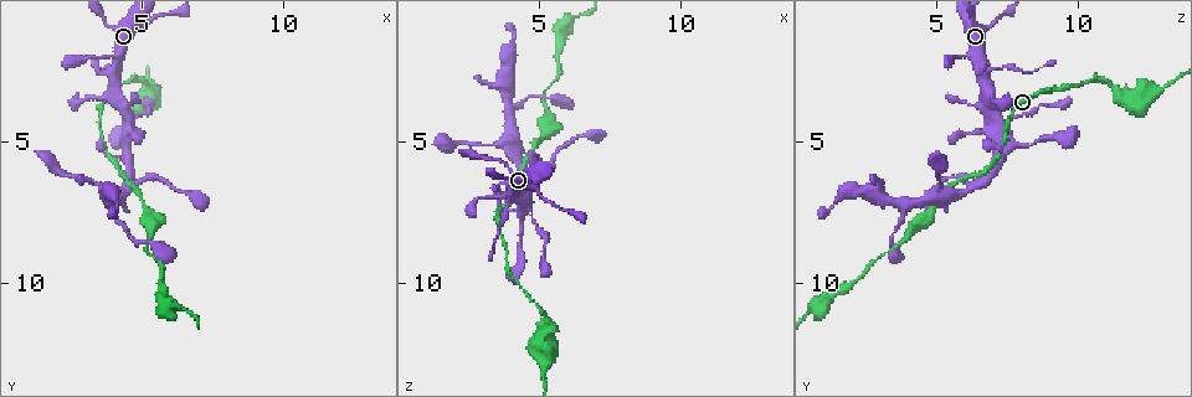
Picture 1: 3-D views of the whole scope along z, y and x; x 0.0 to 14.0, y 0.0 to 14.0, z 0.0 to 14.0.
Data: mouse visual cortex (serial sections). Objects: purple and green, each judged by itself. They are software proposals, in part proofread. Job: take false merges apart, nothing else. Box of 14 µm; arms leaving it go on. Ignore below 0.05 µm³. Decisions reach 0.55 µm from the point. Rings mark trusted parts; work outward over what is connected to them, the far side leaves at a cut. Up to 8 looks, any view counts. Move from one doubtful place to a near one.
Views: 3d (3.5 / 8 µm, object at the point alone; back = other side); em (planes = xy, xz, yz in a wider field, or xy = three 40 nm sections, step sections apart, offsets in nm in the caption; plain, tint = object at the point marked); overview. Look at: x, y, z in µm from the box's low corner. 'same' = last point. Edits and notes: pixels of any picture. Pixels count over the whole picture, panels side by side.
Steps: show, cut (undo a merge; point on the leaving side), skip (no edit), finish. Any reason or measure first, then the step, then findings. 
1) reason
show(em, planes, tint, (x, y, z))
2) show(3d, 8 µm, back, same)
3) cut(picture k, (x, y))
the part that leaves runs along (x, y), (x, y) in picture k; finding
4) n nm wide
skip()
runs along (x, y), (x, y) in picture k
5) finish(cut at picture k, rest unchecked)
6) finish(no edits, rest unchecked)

sharp bend
show(3d, 3.5 µm, back, (5.1, 0.9, 6.9))

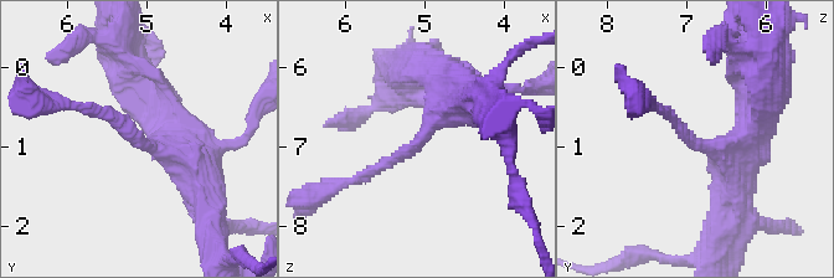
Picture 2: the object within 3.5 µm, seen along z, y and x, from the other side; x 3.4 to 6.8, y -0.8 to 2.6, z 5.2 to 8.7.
arms of 150, 450 nm
show(em, xy, step 5, tint, (5.10, 0.90, 6.90))

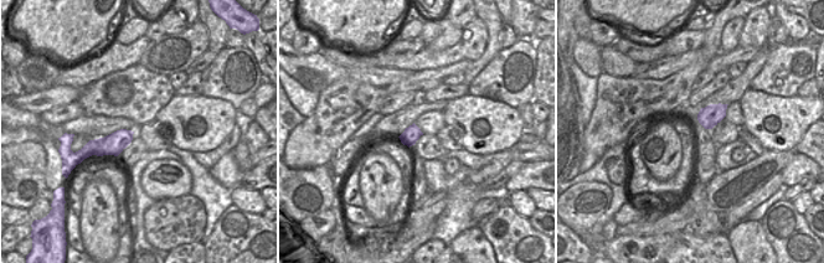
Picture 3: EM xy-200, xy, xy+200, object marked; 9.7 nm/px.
160 nm wide
cut(picture 2, (356, 180))
the part that leaves runs along (389, 160), (313, 196) in picture 2; two cells meet here

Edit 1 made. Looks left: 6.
thin arm on a thick one
show(3d, 3.5 µm, back, (4.6, 4.6, 7.1))

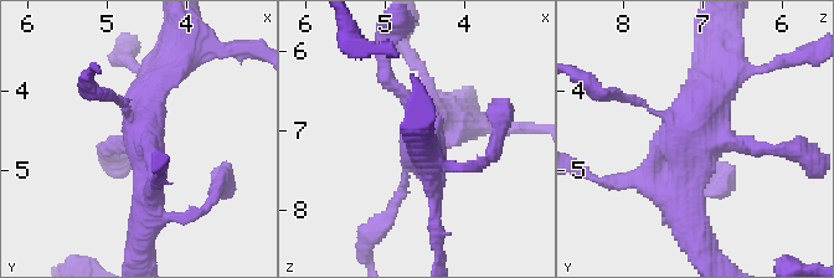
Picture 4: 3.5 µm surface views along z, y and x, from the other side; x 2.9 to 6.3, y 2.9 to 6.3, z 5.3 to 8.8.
show(em, planes, plain, (4.55, 4.50, 7.20))

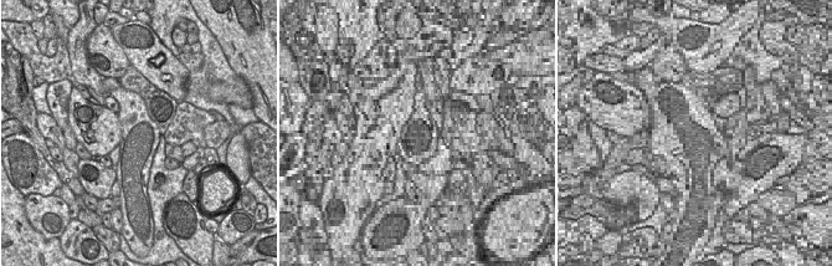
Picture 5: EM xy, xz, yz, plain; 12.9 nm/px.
show(em, planes, tint, same)

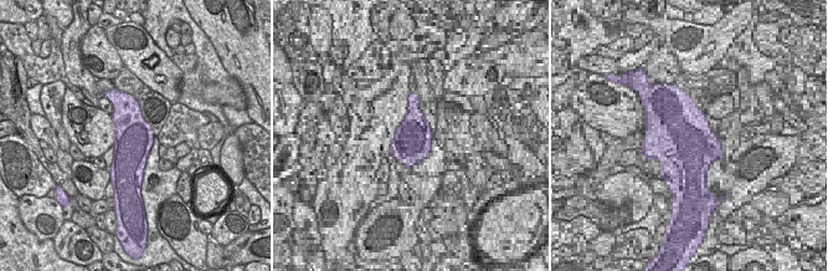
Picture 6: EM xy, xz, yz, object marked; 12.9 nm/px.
skip()
runs along (174, 61), (140, 103), (144, 214) in picture 4; all the same cell

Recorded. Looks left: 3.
show(em, xy, step 1, tint, (5.3, 8.4, 4.0))

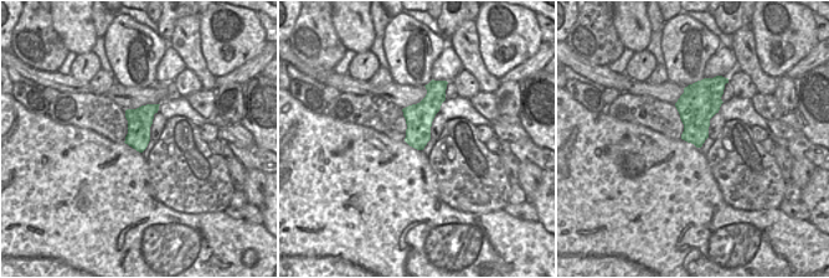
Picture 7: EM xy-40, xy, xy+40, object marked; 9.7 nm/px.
show(3d, 3.5 µm, same)

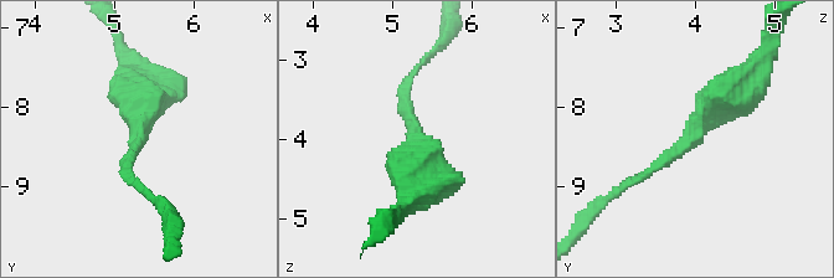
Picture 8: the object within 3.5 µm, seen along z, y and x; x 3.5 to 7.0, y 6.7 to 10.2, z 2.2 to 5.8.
260 nm wide
skip()
runs along (744, 83), (684, 148), (626, 183) in picture 8; all the same cell

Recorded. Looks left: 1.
finish(cut at picture 2, rest unchecked)

